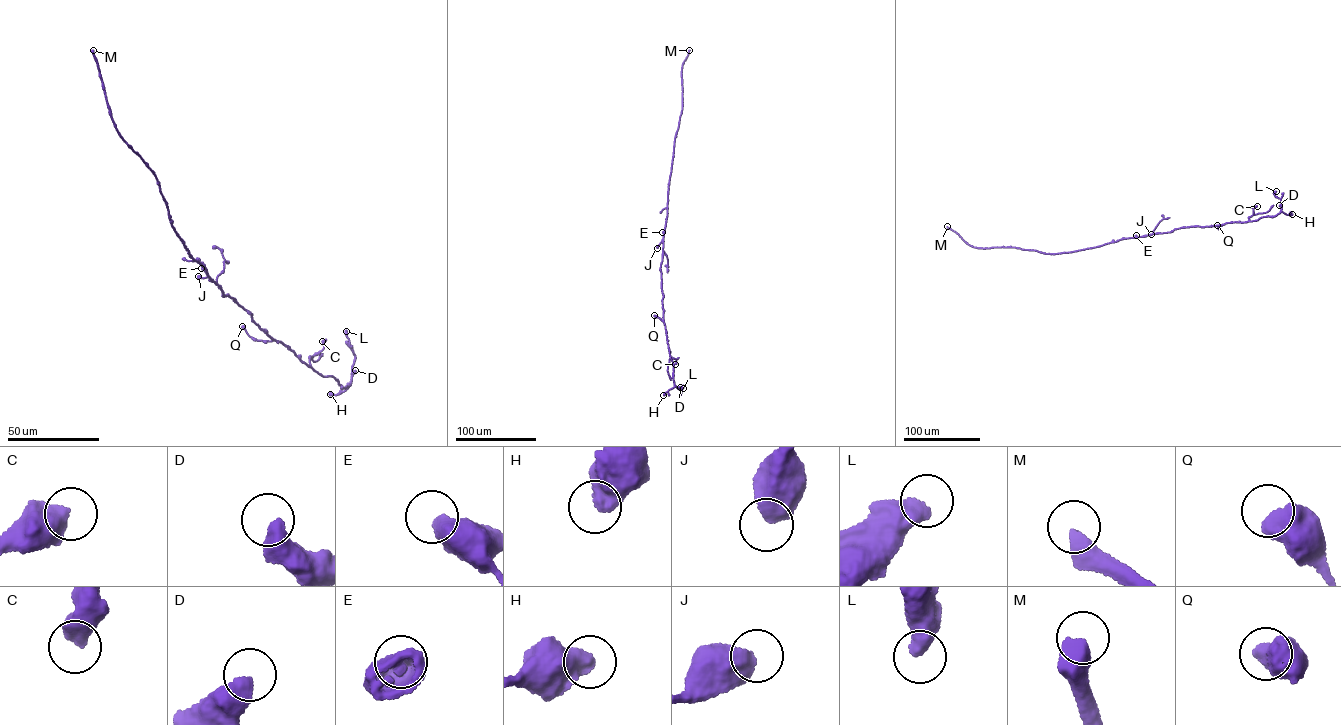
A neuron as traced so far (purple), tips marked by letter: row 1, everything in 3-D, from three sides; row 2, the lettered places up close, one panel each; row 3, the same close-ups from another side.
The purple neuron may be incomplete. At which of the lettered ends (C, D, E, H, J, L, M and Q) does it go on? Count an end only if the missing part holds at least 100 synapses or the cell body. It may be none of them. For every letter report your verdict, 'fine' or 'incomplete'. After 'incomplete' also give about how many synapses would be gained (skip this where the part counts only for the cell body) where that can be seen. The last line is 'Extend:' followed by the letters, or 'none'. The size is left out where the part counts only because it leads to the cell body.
C: fine
D: fine
E: fine
H: fine
J: fine
L: fine
M: incomplete | 600 syn
Q: fine
Extend: M

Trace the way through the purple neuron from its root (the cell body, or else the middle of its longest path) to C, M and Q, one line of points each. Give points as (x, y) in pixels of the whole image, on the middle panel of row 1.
C: (666, 221), (660, 268), (663, 320), (670, 356), (676, 359), (675, 364)
M: (666, 221), (674, 138), (682, 109), (681, 67), (689, 50)
Q: (666, 221), (660, 268), (663, 321), (654, 315)

